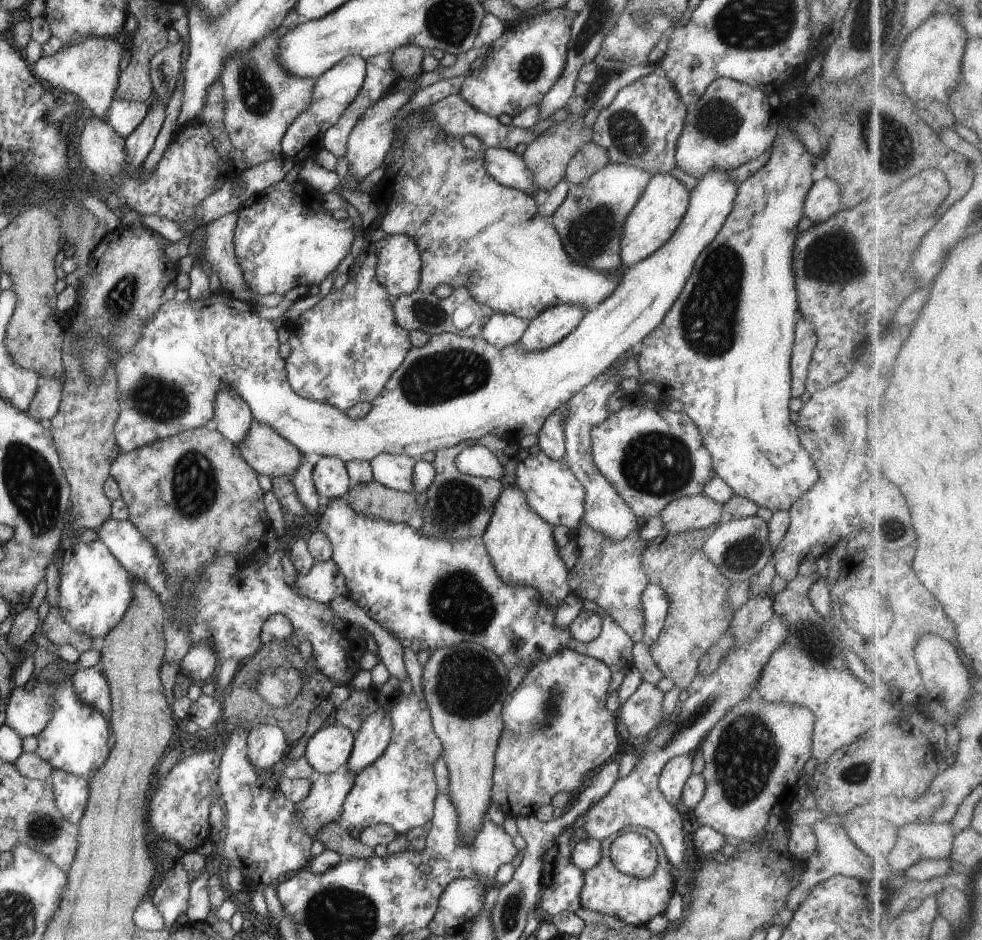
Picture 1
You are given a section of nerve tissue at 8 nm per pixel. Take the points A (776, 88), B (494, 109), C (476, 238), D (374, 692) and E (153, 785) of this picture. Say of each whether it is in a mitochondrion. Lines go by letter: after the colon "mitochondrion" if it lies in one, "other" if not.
A: other
B: other
C: other
D: other
E: other

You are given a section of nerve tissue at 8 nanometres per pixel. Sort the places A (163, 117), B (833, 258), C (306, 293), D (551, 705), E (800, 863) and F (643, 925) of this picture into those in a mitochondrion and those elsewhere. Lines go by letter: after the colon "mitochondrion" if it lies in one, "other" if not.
A: other
B: mitochondrion
C: other
D: mitochondrion
E: other
F: other

